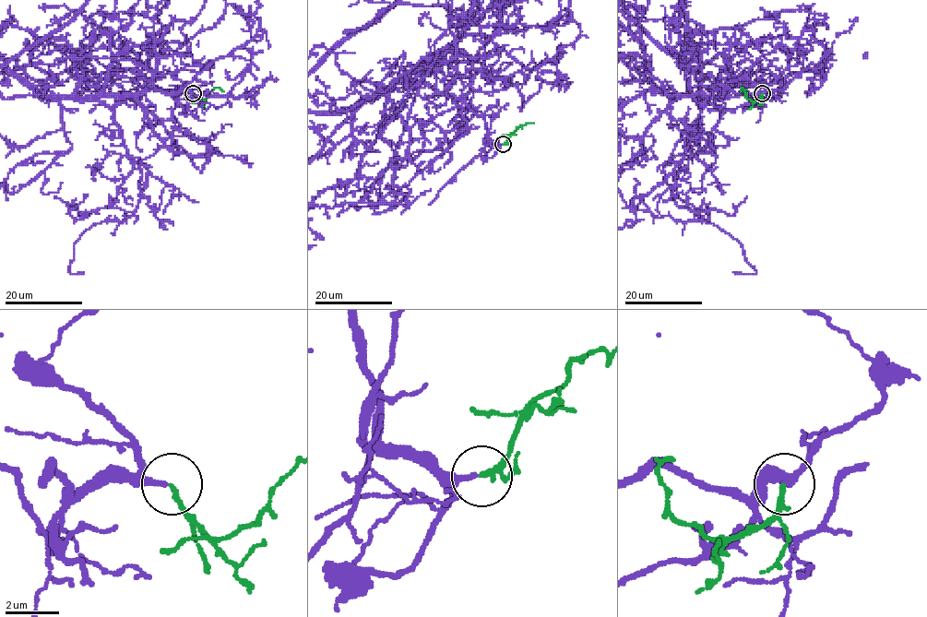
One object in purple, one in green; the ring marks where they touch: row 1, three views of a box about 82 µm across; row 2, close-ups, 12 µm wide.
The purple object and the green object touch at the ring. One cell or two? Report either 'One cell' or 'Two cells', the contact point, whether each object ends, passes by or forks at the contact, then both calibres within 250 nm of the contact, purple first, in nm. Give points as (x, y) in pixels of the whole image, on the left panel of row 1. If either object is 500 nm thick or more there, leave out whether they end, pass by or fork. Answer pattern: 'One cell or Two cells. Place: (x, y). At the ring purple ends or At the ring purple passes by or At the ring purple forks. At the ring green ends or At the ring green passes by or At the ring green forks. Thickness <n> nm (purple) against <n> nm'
One cell. Place: (193, 93). At the ring purple ends. At the ring green ends. Thickness 240 nm (purple) against 170 nm

